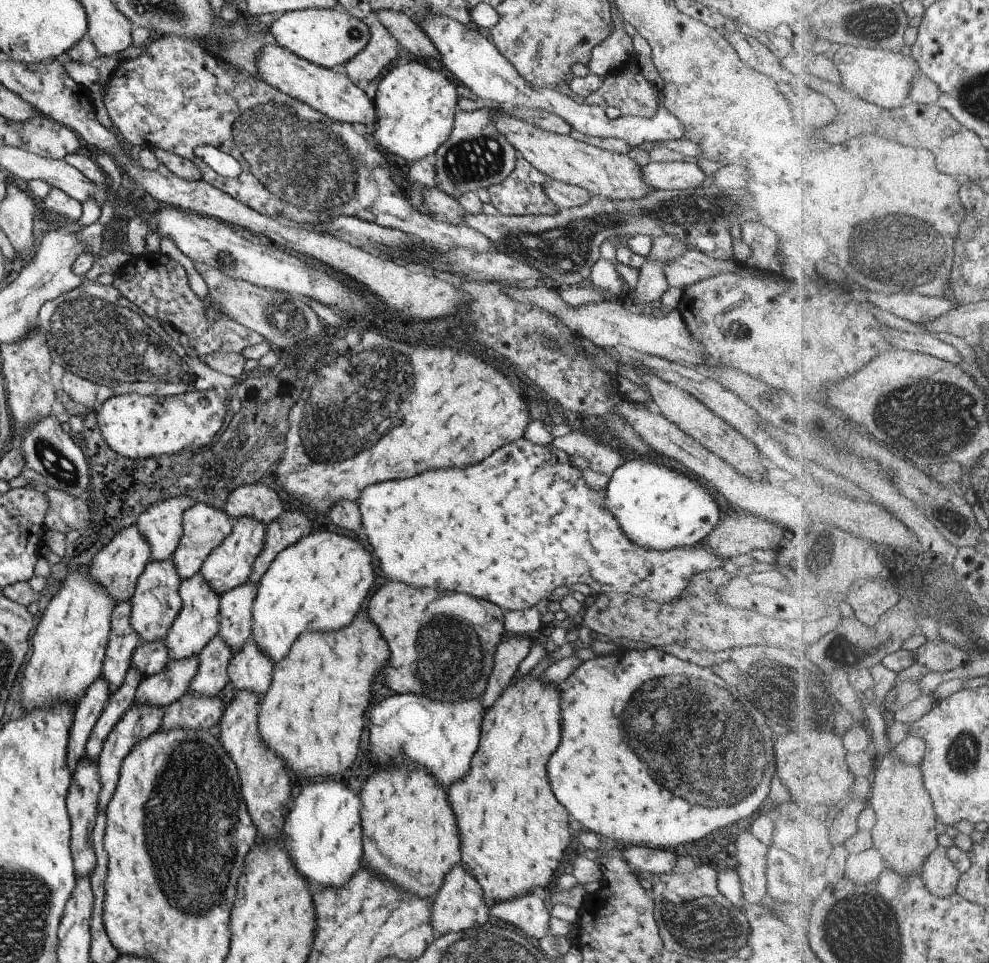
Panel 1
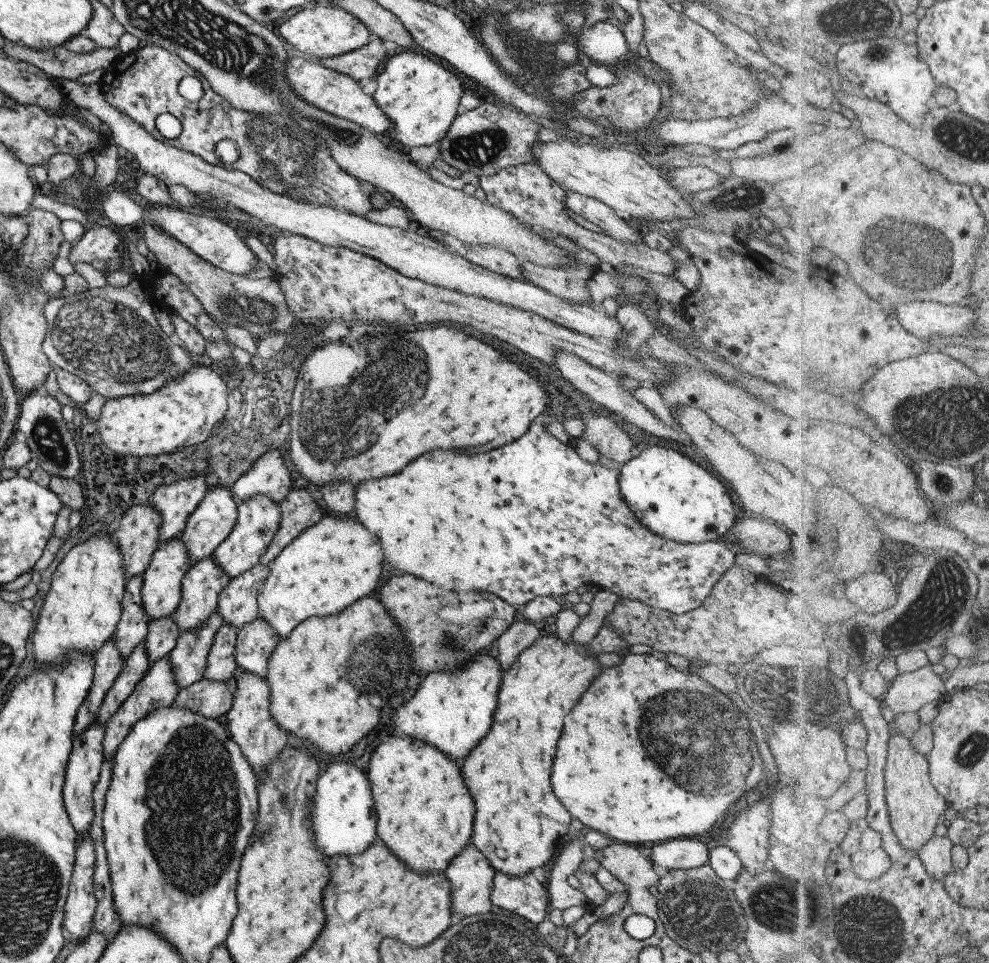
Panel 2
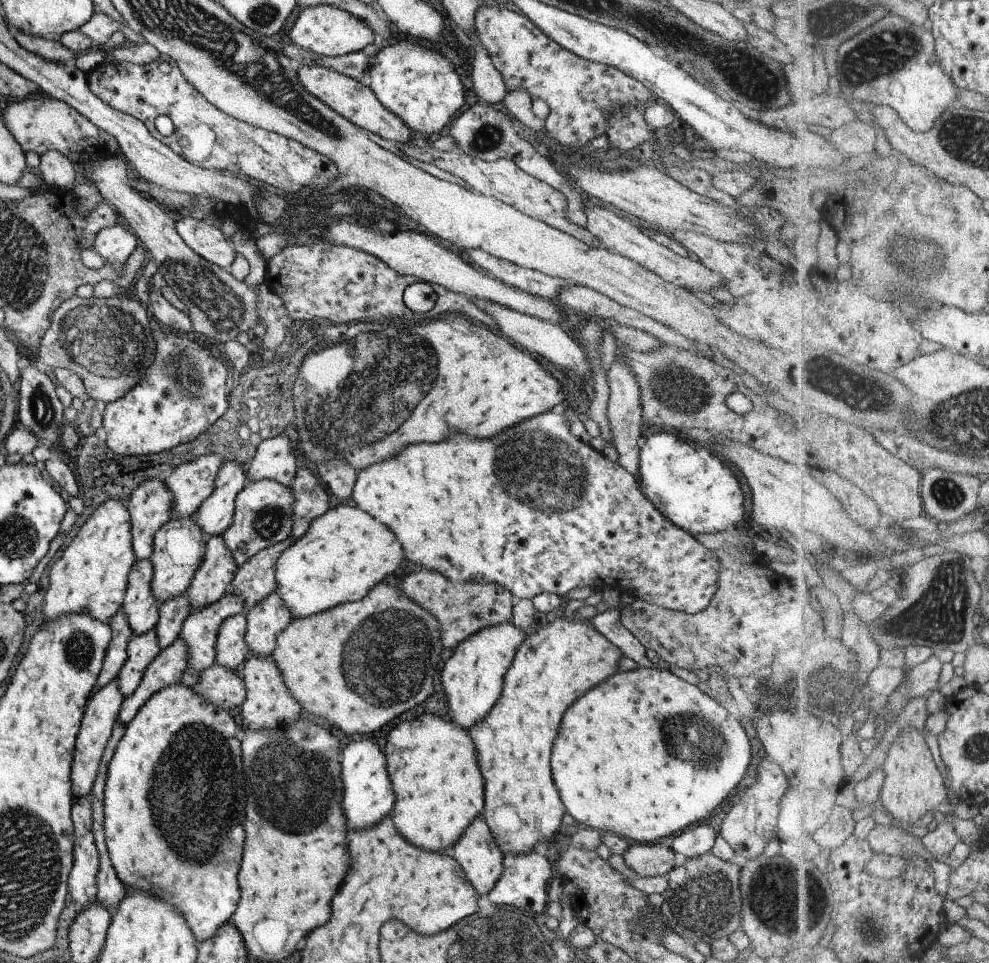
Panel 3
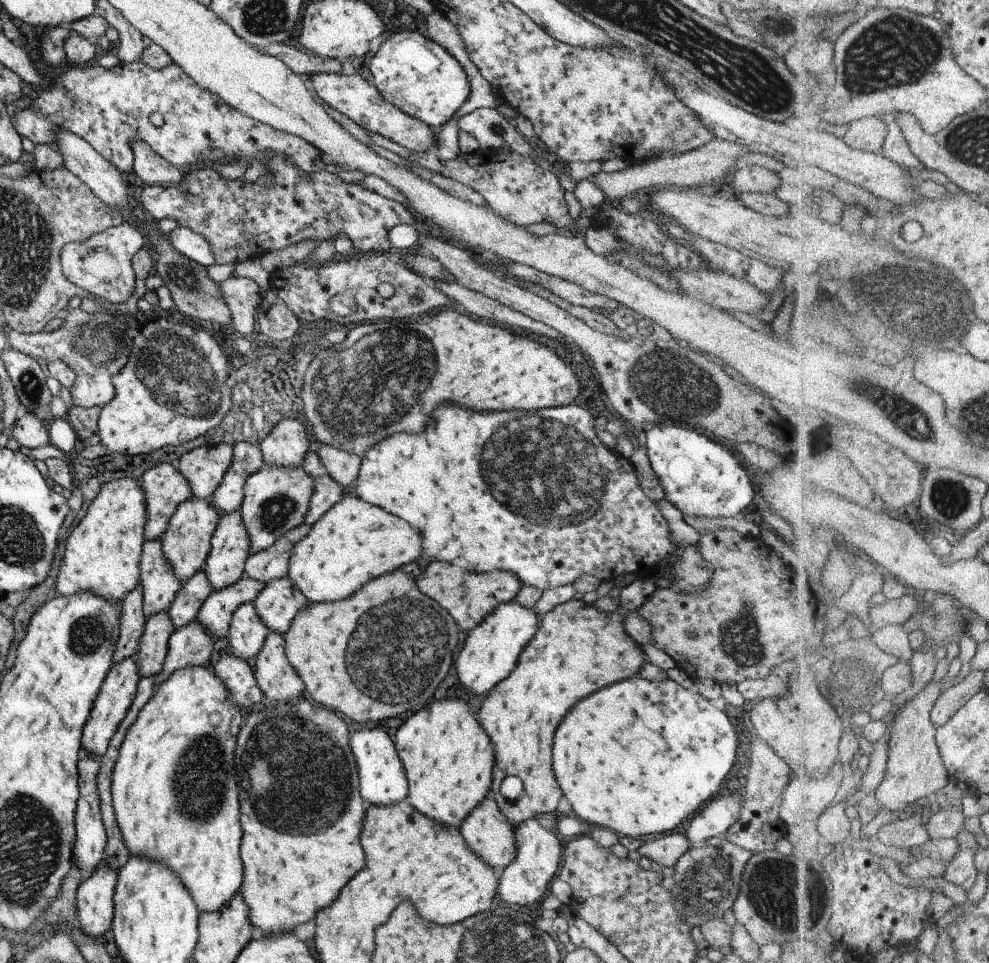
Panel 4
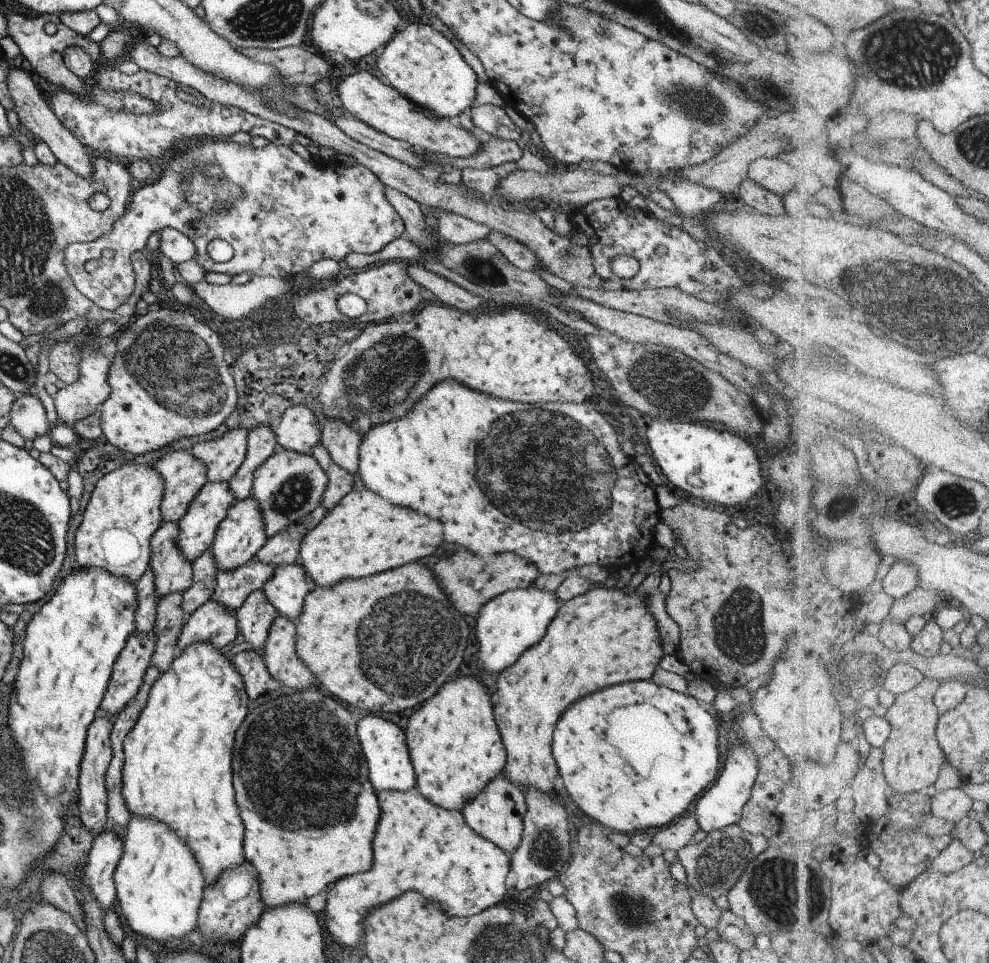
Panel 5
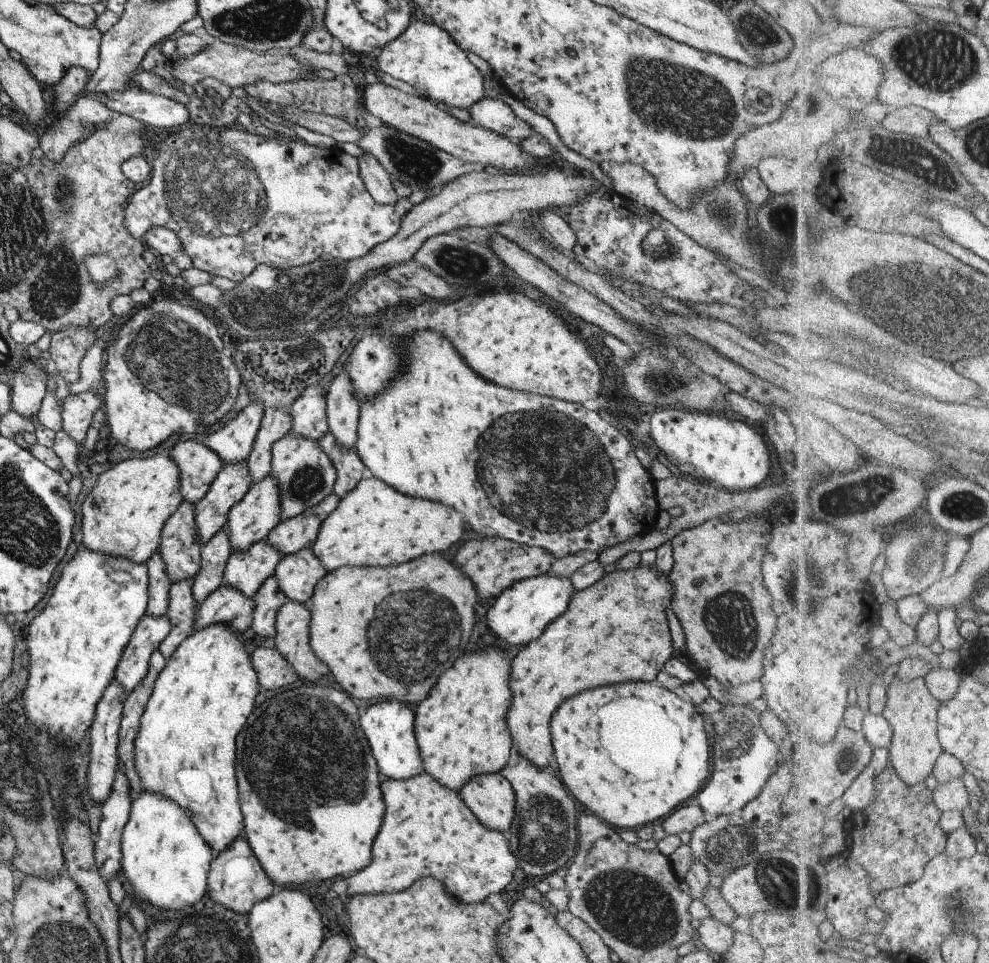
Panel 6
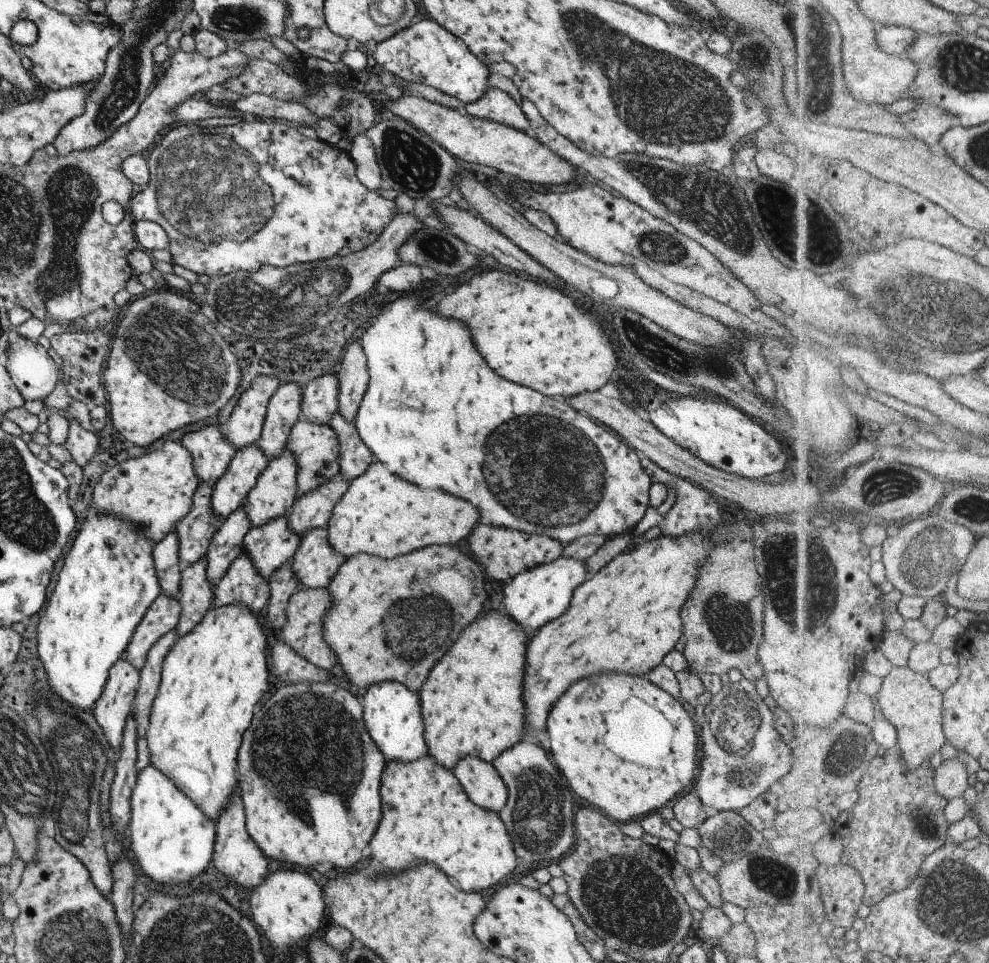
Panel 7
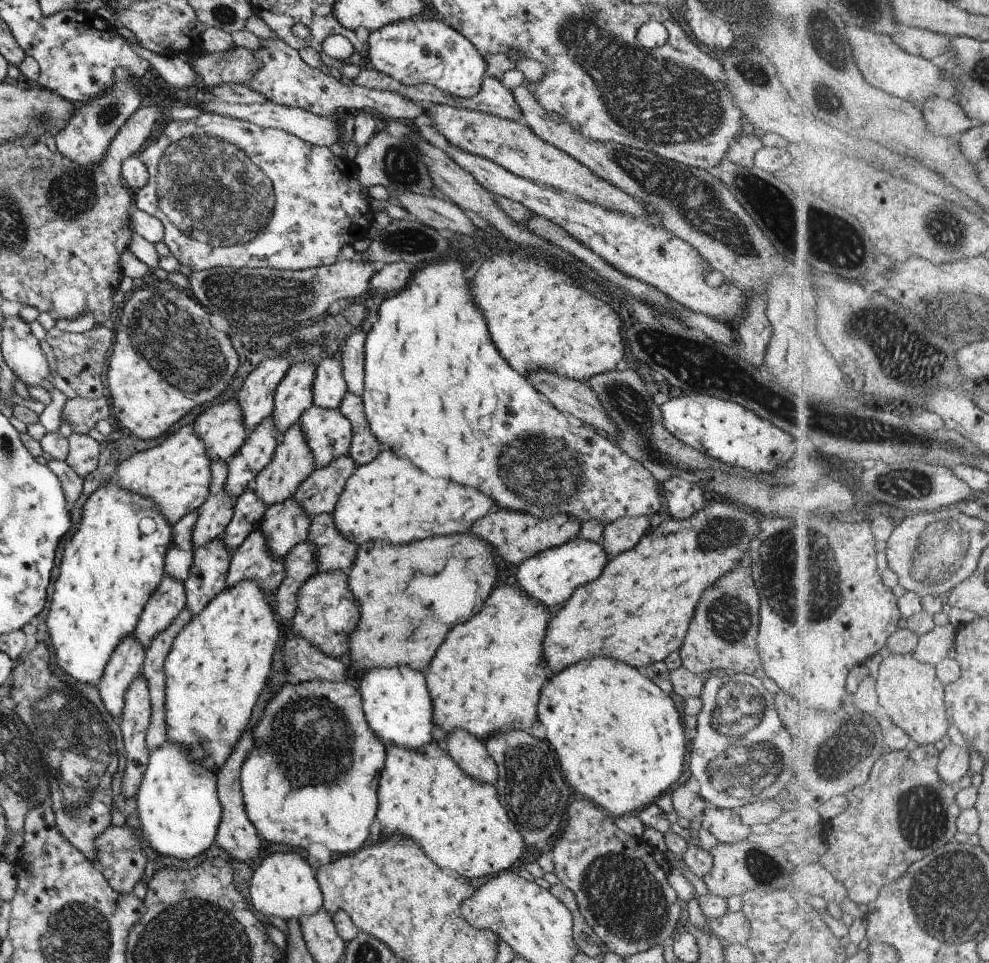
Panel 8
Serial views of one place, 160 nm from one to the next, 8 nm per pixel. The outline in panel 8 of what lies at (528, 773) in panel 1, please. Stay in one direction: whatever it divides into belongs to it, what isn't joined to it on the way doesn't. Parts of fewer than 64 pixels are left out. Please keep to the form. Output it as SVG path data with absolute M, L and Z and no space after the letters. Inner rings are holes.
M705 502L703 508L694 512L690 517L681 520L668 517L657 526L650 527L633 548L617 554L612 559L609 558L609 562L605 563L605 568L603 568L603 572L601 572L601 576L597 580L573 590L569 598L561 606L553 610L553 616L550 618L551 622L547 624L547 632L545 632L545 640L543 640L543 656L545 656L547 668L551 672L559 672L567 664L573 664L573 662L583 660L583 658L595 658L595 656L611 656L611 658L623 660L625 664L629 664L633 668L641 668L641 666L647 666L651 662L662 661L667 654L677 651L682 645L688 624L693 616L693 608L696 607L695 604L697 604L701 593L706 588L712 587L717 583L725 573L737 568L741 556L747 552L747 546L749 546L752 538L755 538L760 529L758 520L753 512L745 512L745 510L733 508L733 504L727 504L727 502Z

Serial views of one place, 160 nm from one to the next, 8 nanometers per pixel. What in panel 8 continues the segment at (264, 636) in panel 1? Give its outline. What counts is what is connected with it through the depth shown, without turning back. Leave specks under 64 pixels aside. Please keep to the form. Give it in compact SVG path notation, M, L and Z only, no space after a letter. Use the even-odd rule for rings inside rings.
M383 449L371 462L357 466L347 478L334 504L332 519L339 534L357 546L377 540L405 544L427 536L465 532L477 518L494 508L493 499L487 498L487 494L443 478L429 478L425 472L409 466L409 460Z

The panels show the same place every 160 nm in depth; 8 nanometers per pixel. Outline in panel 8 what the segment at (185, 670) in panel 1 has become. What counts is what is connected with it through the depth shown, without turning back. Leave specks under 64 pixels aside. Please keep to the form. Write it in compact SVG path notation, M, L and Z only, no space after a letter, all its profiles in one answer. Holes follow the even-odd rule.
M289 497L283 502L269 505L258 528L266 538L268 551L283 558L292 546L307 540L310 520L302 506Z

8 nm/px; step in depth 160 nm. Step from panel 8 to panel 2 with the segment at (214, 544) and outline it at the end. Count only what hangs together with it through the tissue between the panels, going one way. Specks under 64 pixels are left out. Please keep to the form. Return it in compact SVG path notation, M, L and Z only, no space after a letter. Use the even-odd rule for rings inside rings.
M144 642L134 646L134 649L124 658L122 663L122 669L115 677L111 688L105 693L97 712L97 721L103 726L106 720L133 692L137 682L145 676L150 667Z

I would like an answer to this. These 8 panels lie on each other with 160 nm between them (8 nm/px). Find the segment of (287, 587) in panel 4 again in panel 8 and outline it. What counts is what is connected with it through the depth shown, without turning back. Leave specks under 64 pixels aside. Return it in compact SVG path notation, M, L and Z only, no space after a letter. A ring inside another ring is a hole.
M332 513L313 516L306 538L316 548L316 572L342 570L348 573L356 557L357 545L339 534Z

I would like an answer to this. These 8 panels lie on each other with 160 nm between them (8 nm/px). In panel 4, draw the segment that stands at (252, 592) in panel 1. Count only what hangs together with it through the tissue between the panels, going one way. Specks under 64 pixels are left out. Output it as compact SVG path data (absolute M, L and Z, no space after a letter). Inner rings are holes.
M301 523L276 538L269 548L249 554L244 562L243 576L258 580L263 584L285 576L293 545L301 540L309 529L310 526L307 523Z

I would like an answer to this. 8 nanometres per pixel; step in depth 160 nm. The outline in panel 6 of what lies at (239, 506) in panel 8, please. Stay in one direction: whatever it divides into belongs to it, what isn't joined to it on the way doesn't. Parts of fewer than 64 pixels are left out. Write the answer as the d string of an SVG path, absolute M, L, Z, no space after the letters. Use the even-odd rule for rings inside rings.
M218 530L200 546L200 565L191 587L196 604L201 604L222 582L222 574L230 552L228 530Z

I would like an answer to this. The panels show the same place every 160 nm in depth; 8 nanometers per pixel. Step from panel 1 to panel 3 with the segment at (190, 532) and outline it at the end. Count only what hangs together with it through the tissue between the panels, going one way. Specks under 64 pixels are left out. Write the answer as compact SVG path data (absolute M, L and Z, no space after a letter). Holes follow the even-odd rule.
M226 460L216 472L213 492L204 498L192 518L203 534L221 535L230 525L237 493L248 480L235 460Z

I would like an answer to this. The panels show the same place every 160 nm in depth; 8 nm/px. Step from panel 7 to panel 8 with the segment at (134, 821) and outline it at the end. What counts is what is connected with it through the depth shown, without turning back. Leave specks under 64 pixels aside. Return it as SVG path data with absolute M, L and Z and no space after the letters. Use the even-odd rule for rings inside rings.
M165 742L149 752L145 772L133 799L143 837L158 855L189 860L213 844L221 816L216 775L199 763L193 763L181 745Z

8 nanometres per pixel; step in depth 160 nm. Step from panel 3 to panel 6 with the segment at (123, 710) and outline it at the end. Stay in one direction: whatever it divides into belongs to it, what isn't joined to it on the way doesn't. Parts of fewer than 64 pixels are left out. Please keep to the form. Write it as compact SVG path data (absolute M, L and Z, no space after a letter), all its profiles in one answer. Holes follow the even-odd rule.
M221 583L198 604L192 632L210 624L227 623L239 635L250 627L253 607L252 598Z

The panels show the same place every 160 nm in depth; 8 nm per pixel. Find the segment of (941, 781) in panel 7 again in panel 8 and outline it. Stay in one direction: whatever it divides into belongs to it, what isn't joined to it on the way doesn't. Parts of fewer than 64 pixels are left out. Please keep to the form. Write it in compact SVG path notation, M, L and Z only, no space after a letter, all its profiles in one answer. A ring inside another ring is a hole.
M953 743L944 747L937 770L947 784L956 786L957 782L969 772L969 768L971 768L969 750L965 750L965 747Z

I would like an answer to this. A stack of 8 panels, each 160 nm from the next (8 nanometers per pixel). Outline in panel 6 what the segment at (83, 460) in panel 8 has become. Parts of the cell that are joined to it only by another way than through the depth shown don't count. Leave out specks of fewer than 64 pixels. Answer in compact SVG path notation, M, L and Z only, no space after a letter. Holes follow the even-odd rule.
M91 391L67 395L59 404L62 430L81 448L86 439L85 432L92 421L93 412L99 406L98 395Z

